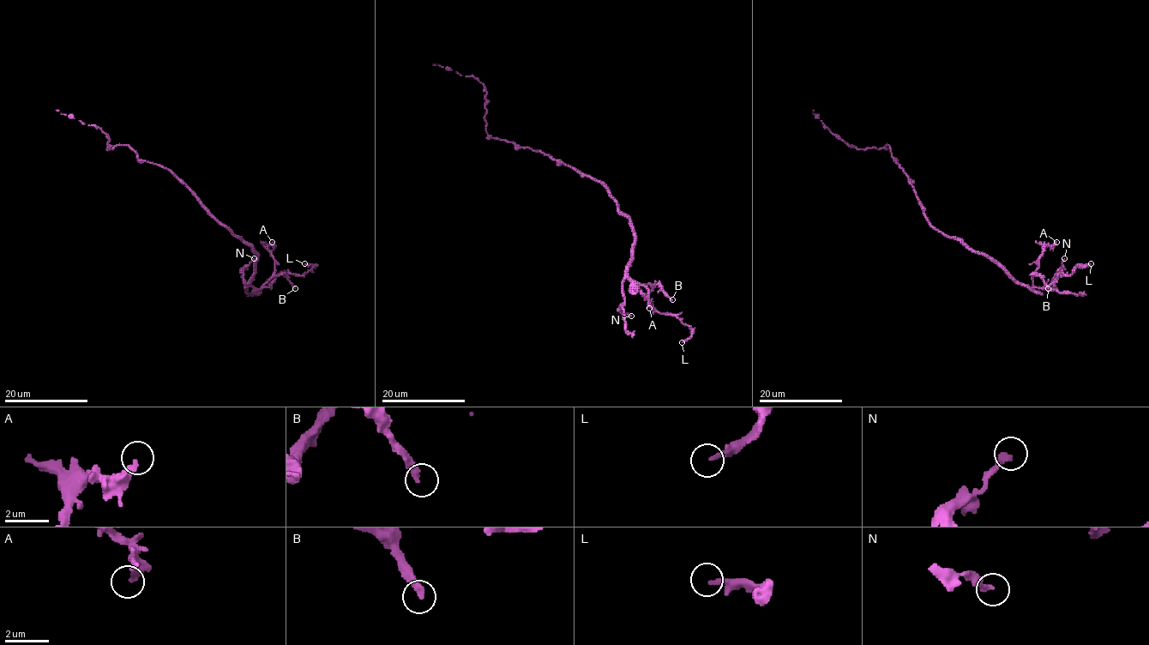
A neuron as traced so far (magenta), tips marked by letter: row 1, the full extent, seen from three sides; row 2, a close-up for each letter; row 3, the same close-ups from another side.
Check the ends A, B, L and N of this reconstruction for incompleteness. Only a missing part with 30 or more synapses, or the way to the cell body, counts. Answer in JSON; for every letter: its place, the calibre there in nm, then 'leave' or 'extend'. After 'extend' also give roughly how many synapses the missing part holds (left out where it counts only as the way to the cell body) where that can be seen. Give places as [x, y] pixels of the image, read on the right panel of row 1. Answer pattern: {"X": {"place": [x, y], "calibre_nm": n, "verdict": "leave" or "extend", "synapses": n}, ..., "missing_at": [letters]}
{"A": {"place": [1056, 242], "calibre_nm": 240, "verdict": "leave"}, "B": {"place": [1048, 288], "calibre_nm": 320, "verdict": "leave"}, "L": {"place": [1091, 263], "calibre_nm": 220, "verdict": "leave"}, "N": {"place": [1064, 258], "calibre_nm": 240, "verdict": "leave"}, "missing_at": []}

